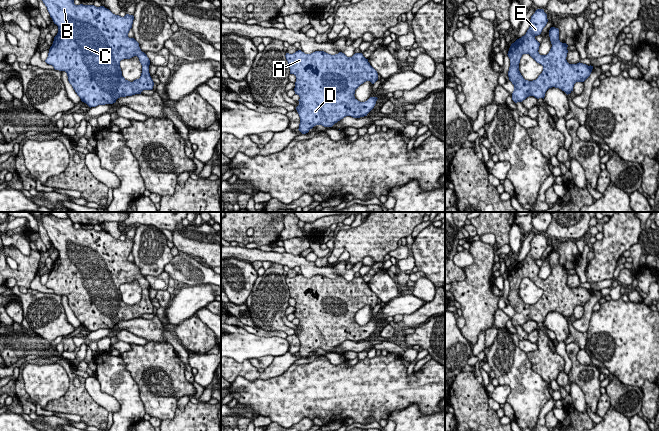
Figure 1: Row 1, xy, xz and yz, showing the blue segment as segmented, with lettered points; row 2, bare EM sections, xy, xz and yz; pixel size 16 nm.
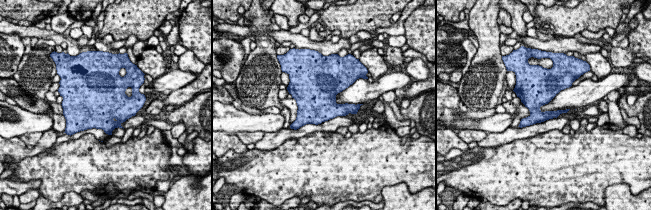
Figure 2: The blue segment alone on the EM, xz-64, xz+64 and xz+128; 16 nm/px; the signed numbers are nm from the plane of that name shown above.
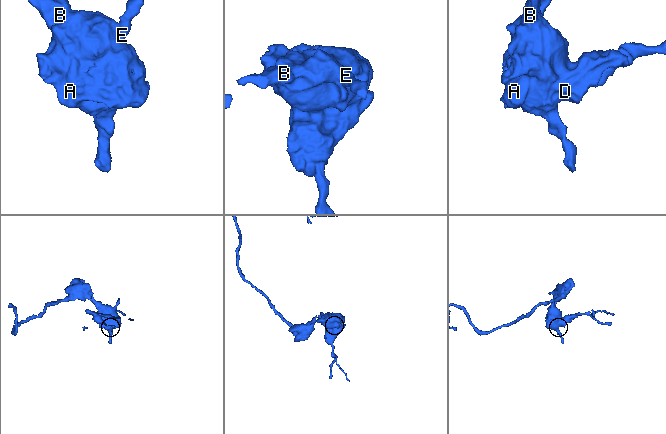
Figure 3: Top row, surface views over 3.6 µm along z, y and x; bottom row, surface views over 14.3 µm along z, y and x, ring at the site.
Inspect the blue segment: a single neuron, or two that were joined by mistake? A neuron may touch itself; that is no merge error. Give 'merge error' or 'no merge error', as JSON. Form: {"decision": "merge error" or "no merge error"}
{"decision": "no merge error"}

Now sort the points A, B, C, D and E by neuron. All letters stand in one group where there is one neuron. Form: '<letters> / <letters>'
A B C D E

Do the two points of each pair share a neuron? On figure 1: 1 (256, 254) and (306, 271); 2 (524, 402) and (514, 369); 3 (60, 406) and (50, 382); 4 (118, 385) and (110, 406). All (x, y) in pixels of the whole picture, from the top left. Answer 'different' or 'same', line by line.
1: same
2: same
3: different
4: different

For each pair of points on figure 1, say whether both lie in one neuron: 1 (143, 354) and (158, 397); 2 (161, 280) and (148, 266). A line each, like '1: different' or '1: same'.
1: same
2: different

